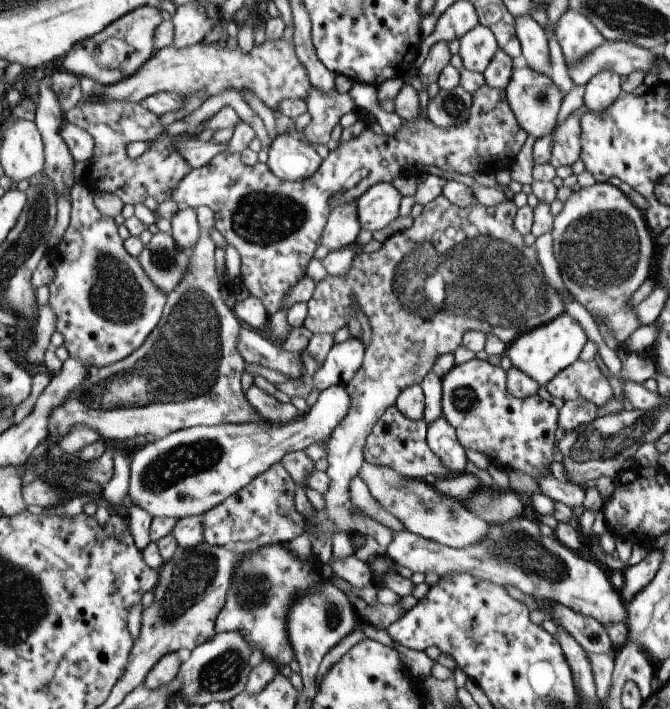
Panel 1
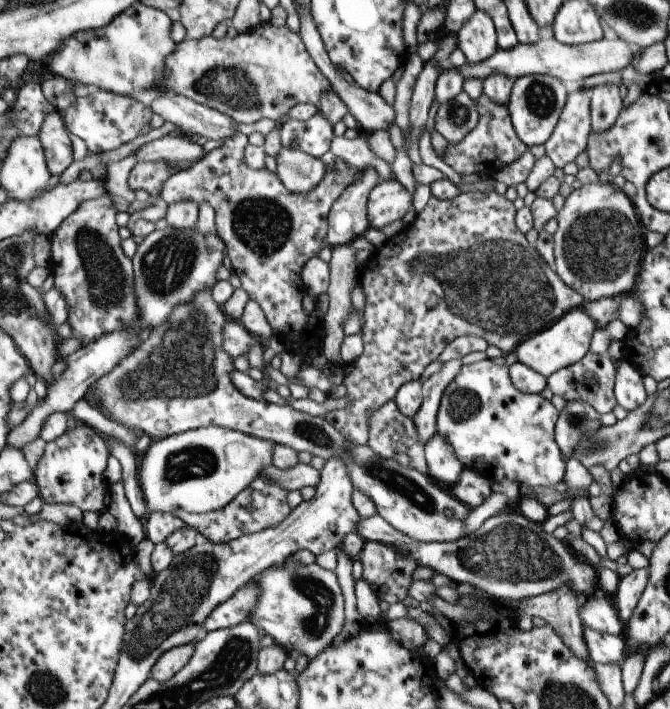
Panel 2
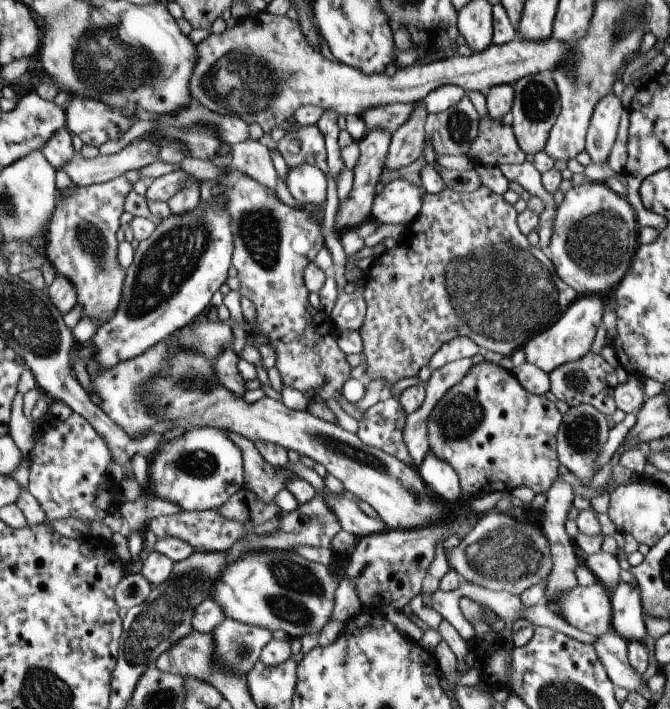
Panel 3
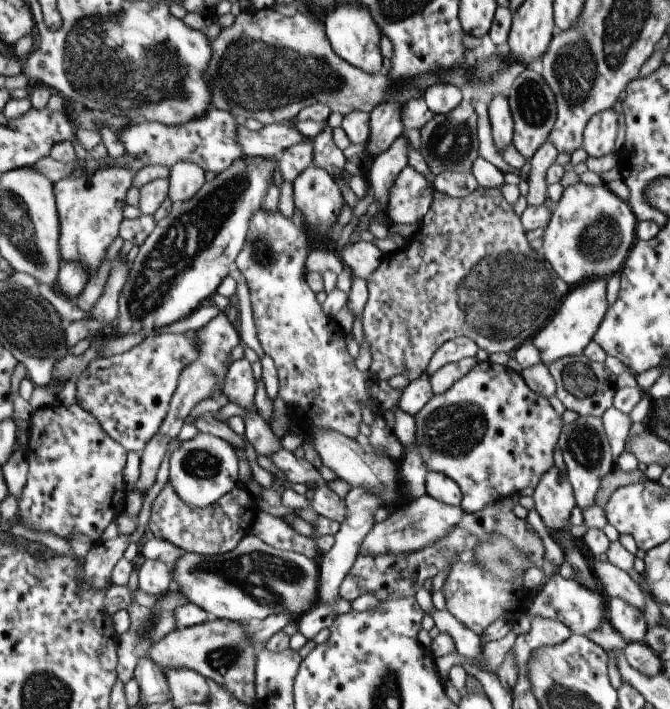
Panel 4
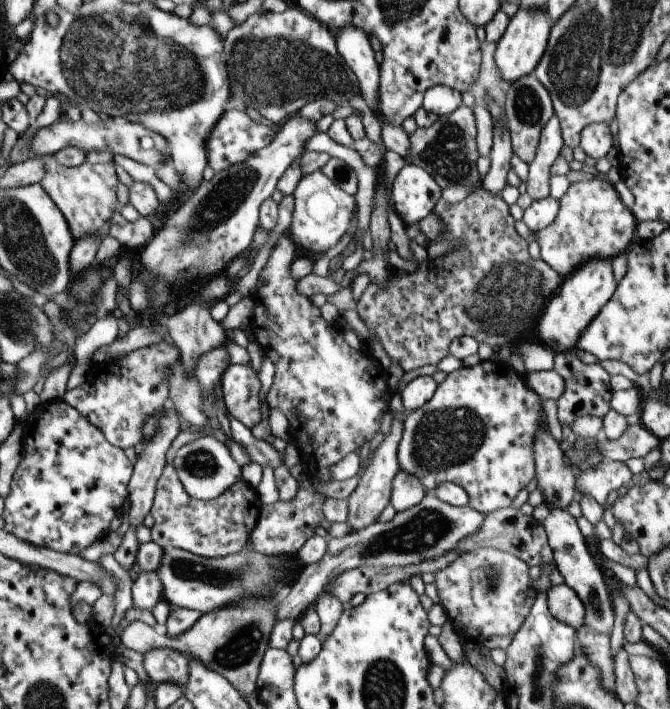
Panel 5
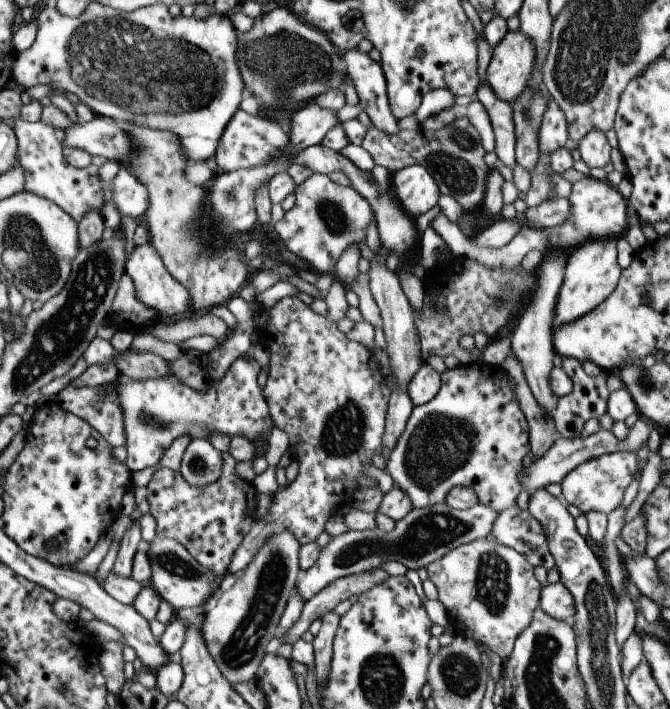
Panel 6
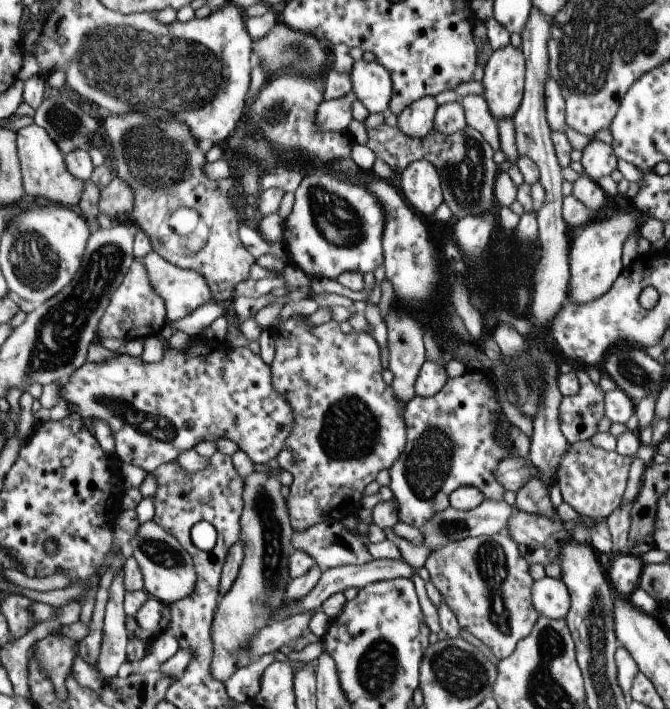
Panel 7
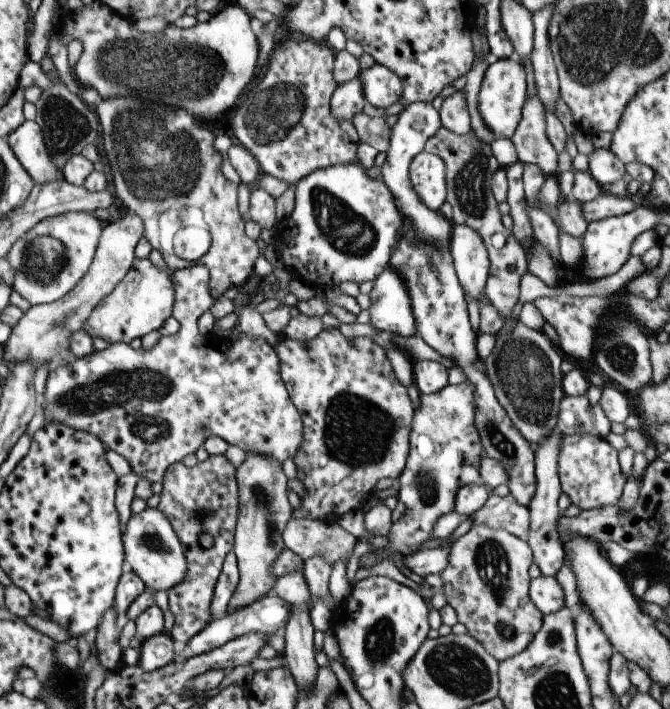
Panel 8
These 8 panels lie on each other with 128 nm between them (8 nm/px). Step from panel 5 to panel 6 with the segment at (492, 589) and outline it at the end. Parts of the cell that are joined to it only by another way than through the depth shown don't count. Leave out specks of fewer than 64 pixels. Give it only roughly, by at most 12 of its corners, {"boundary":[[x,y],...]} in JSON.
{"boundary":[[485,538],[427,564],[454,635],[507,658],[541,583]]}

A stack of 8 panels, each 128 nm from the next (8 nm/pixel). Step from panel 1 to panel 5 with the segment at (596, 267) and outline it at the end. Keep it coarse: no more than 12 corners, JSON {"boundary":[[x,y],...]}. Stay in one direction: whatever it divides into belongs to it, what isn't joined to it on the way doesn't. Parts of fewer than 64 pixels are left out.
{"boundary":[[612,183],[570,184],[535,231],[540,261],[560,278],[611,260],[636,220]]}

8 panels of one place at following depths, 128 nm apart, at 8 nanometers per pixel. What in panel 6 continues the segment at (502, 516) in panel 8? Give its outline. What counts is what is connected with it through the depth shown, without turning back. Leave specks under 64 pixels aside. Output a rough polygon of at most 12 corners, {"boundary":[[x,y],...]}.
{"boundary":[[479,502],[412,508],[390,531],[331,537],[299,573],[305,602],[385,561],[409,570],[491,532]]}

